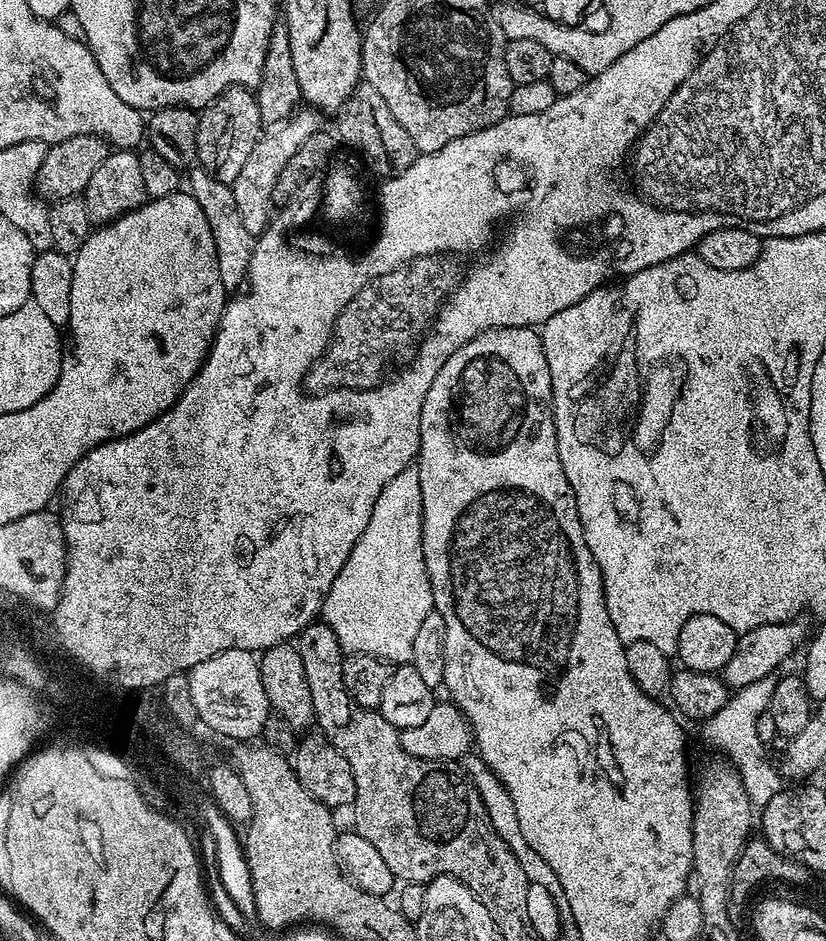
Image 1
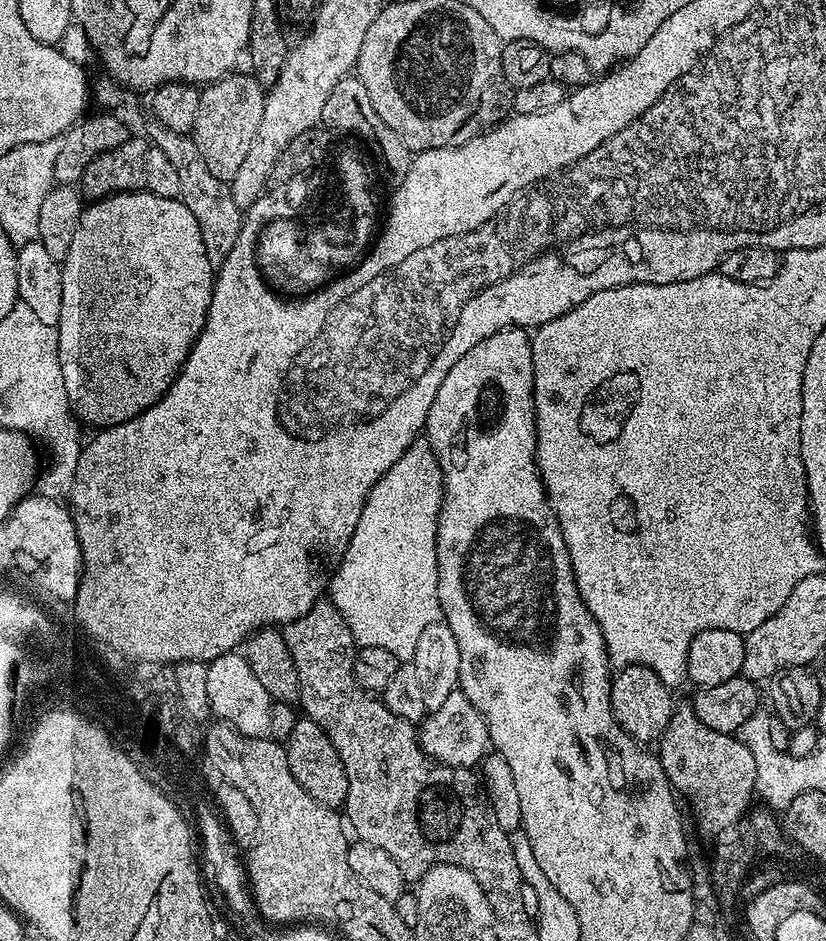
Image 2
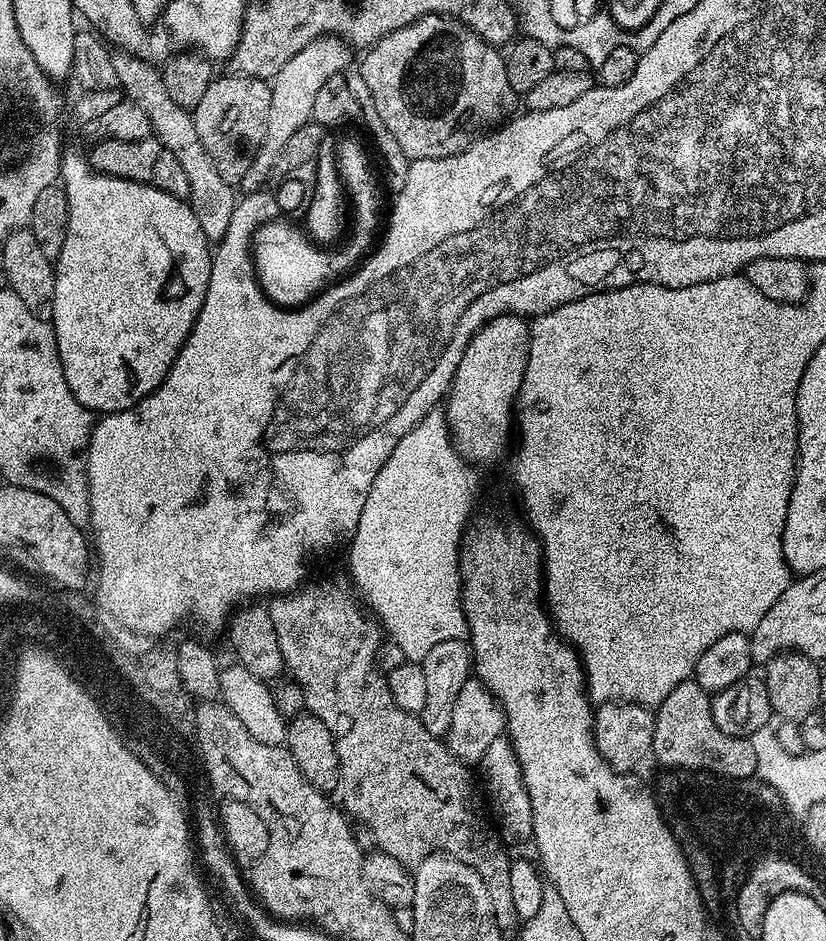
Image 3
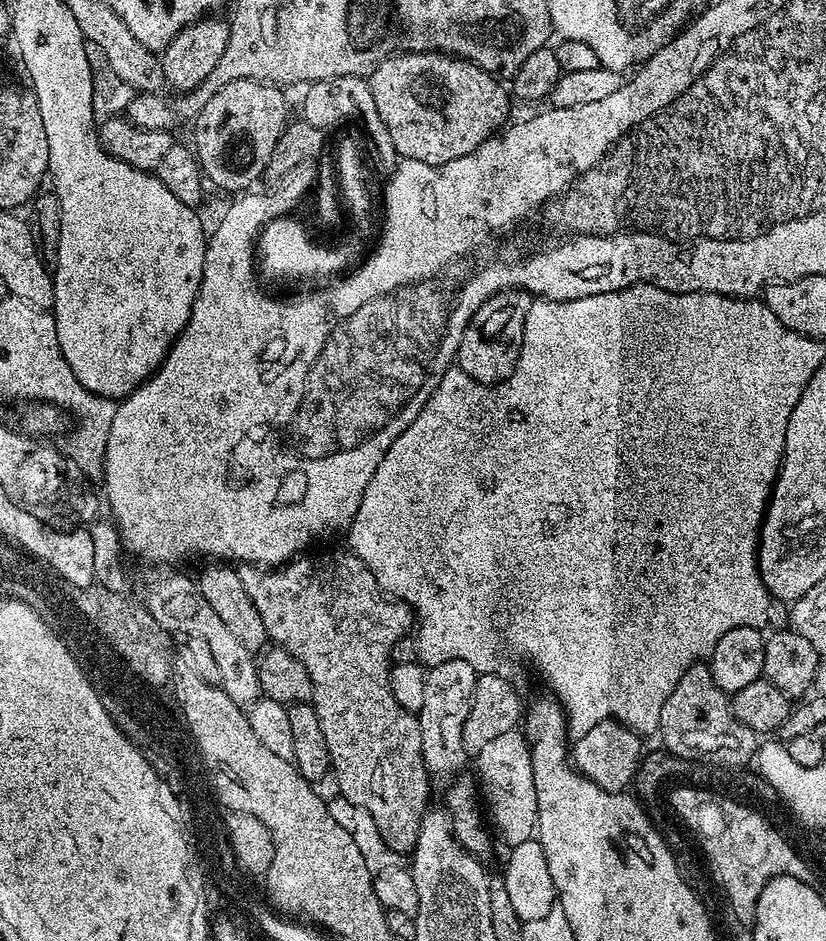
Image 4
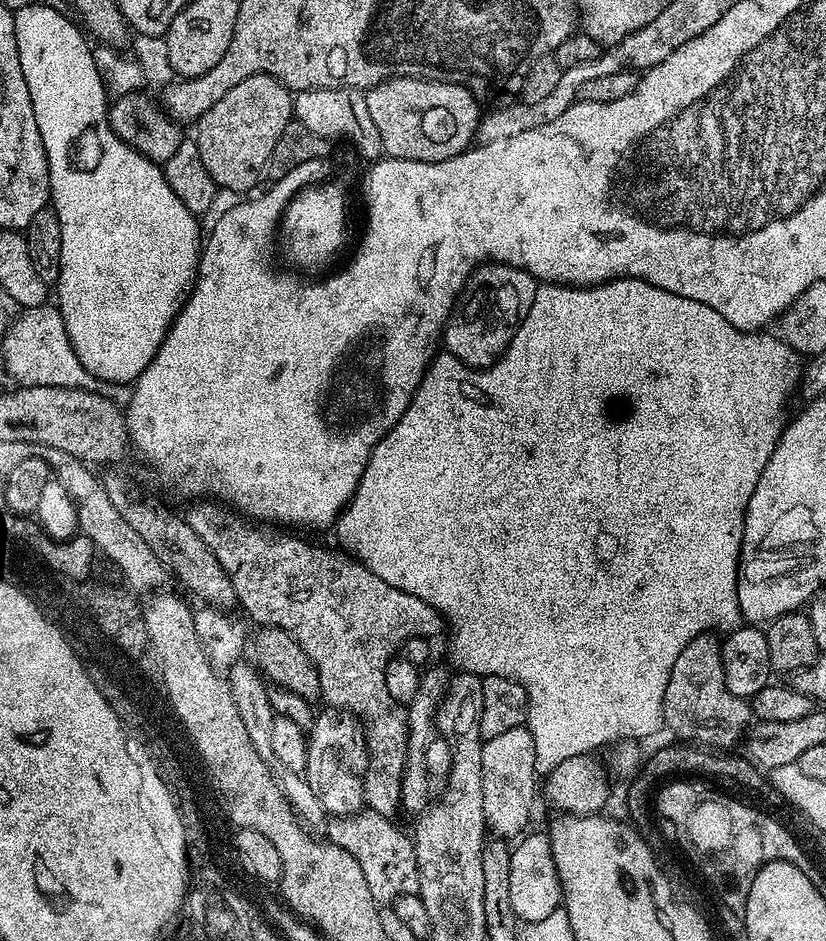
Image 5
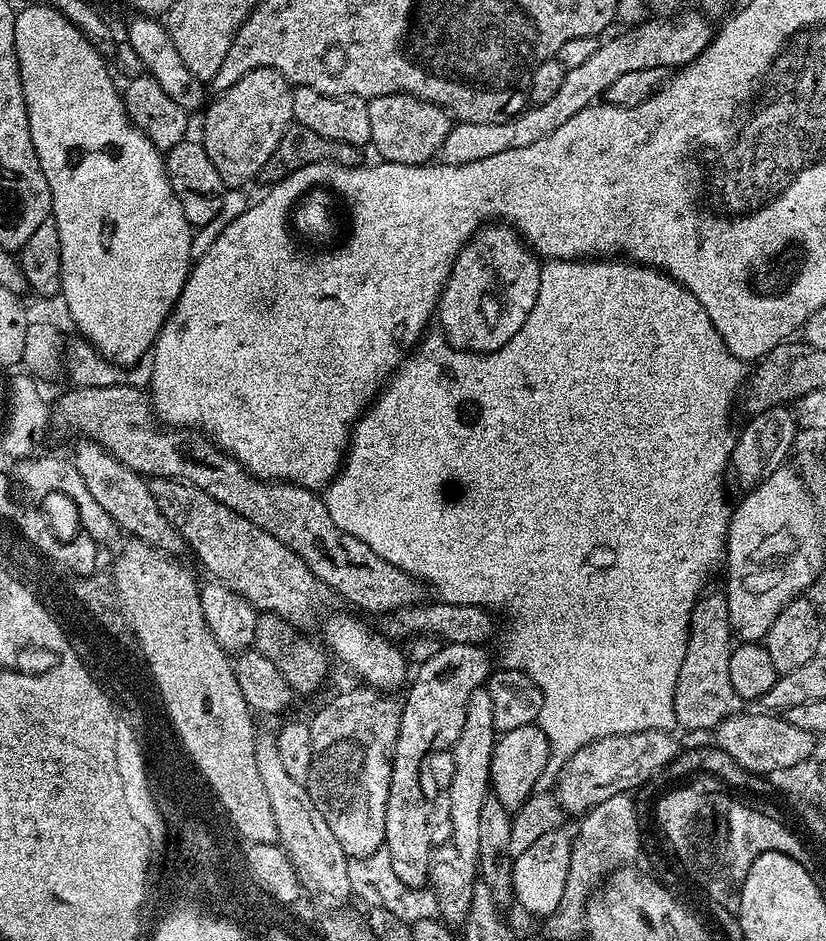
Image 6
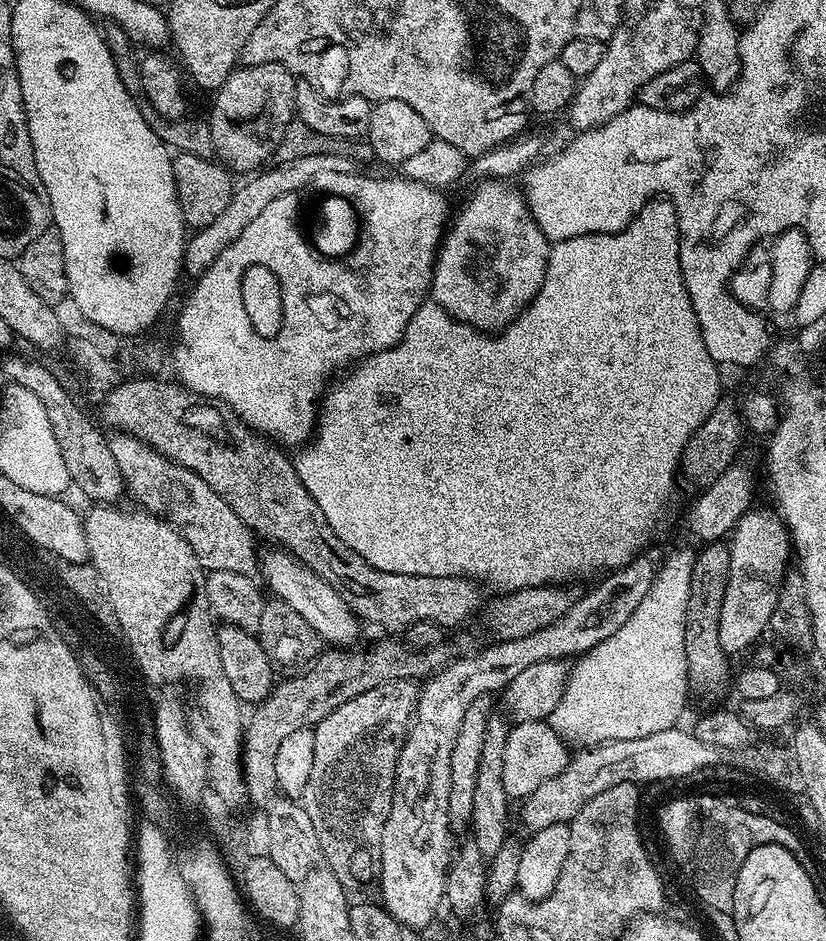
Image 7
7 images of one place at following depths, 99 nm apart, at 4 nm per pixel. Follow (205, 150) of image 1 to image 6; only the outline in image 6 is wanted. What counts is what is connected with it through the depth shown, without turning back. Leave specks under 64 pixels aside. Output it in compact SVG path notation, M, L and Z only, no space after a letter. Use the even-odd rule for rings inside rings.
M259 68L238 78L230 90L219 93L216 101L207 105L202 143L206 154L210 154L210 162L214 162L214 170L218 170L229 189L255 181L262 166L266 166L266 158L274 154L274 146L278 146L282 134L293 123L292 89L281 72Z

